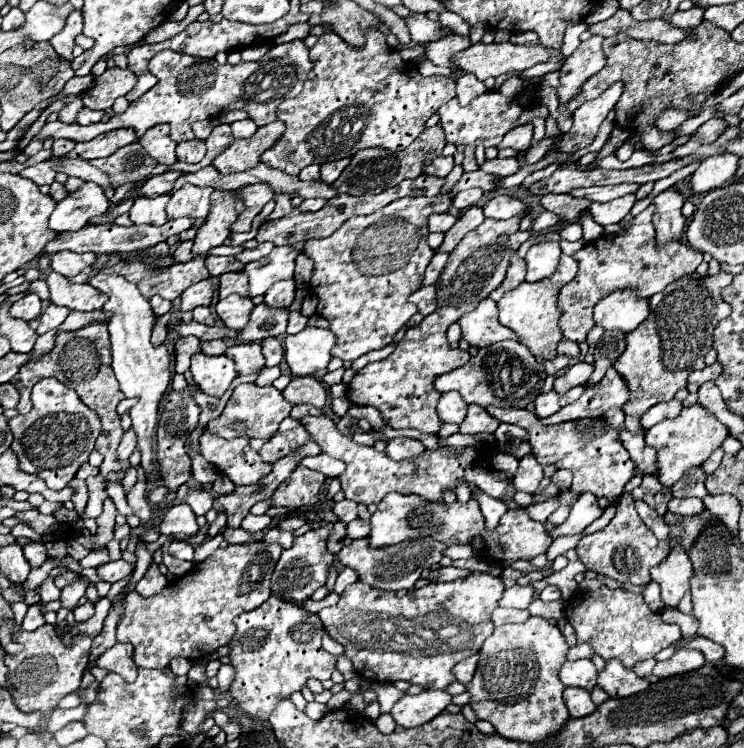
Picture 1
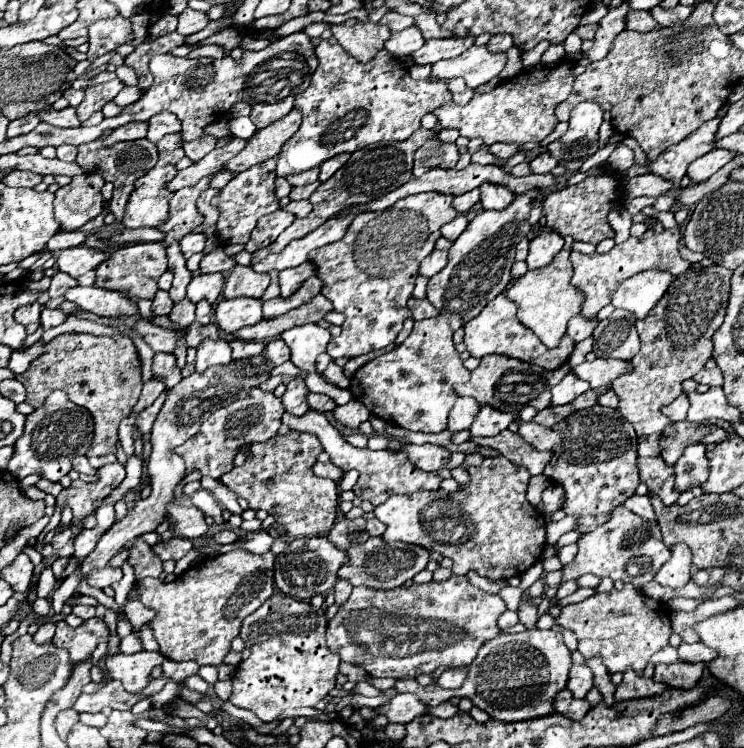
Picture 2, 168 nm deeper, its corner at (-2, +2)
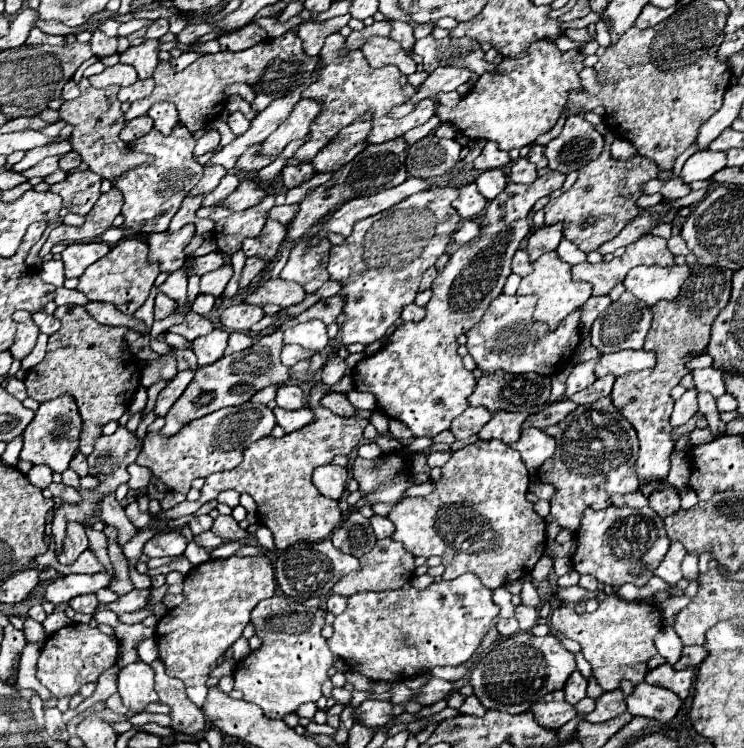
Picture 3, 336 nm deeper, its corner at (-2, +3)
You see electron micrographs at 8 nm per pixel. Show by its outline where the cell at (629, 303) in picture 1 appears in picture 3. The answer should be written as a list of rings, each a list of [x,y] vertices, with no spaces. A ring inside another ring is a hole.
[[[638,266],[632,268],[624,280],[626,290],[634,292],[642,302],[648,306],[656,304],[658,300],[674,300],[680,294],[684,282],[690,276],[690,266]]]

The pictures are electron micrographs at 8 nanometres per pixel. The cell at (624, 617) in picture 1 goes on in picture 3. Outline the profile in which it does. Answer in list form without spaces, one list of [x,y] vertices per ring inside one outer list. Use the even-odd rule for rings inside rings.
[[[610,594],[592,614],[576,614],[574,608],[562,606],[556,608],[550,614],[550,626],[582,646],[582,654],[592,664],[596,682],[602,686],[604,692],[610,692],[620,688],[622,680],[630,680],[634,684],[640,684],[644,680],[648,672],[646,662],[656,656],[654,636],[662,628],[662,618],[660,610],[654,604],[622,602],[616,594]]]

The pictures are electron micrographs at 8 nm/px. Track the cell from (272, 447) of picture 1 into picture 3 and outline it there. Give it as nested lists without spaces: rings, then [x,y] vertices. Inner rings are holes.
[[[342,376],[334,386],[326,386],[324,382],[318,382],[308,398],[308,408],[314,412],[316,420],[312,424],[306,424],[300,430],[294,430],[282,438],[262,438],[250,444],[244,450],[244,460],[240,466],[228,472],[210,474],[206,478],[206,484],[200,490],[200,498],[196,501],[188,501],[176,505],[174,508],[161,511],[155,517],[163,520],[175,520],[182,516],[194,514],[198,508],[214,500],[222,490],[236,490],[236,492],[248,492],[256,504],[258,524],[266,526],[274,534],[274,542],[278,550],[284,550],[296,542],[320,542],[322,538],[328,538],[332,530],[342,522],[342,512],[338,508],[338,502],[322,498],[318,490],[312,484],[312,472],[314,468],[322,464],[330,464],[334,456],[342,454],[348,456],[354,448],[362,444],[362,432],[368,426],[364,418],[342,418],[332,414],[328,408],[320,404],[320,400],[328,392],[350,392],[354,390],[354,382],[350,376]]]

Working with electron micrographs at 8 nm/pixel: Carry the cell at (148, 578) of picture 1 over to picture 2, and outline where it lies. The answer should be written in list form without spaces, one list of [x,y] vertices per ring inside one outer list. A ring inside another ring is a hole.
[[[136,541],[132,545],[128,561],[134,567],[138,581],[146,577],[160,577],[162,573],[162,561],[152,553],[152,547],[146,545],[144,541]]]

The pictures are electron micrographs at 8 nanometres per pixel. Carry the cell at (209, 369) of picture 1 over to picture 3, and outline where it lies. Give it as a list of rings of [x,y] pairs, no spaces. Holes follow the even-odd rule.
[[[216,328],[210,334],[196,338],[192,342],[192,350],[198,358],[198,366],[206,366],[206,364],[222,358],[226,344],[228,344],[228,332],[222,328]]]

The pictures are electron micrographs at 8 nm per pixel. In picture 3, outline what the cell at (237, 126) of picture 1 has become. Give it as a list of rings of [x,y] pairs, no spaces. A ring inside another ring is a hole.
[[[234,112],[234,114],[230,114],[230,118],[228,118],[228,126],[230,126],[230,130],[232,130],[236,136],[240,136],[240,134],[244,134],[244,132],[250,128],[250,122],[244,118],[242,112]]]

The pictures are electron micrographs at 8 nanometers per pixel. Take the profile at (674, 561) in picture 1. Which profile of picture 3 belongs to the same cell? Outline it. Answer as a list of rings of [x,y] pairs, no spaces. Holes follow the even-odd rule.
[[[670,542],[670,550],[664,556],[664,560],[660,562],[660,566],[656,568],[656,576],[662,578],[664,582],[668,582],[670,586],[678,584],[682,580],[682,558],[686,556],[686,548],[680,542]]]

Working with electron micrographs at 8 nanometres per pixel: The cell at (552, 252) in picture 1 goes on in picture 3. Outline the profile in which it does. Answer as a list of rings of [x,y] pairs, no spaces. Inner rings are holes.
[[[562,222],[552,224],[552,226],[536,228],[530,234],[530,238],[528,238],[526,252],[528,252],[530,260],[536,262],[542,254],[546,254],[550,250],[556,250],[556,246],[560,244],[560,240],[562,240]]]

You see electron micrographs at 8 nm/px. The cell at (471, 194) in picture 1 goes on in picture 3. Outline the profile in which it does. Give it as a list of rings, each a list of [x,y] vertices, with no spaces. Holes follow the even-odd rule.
[[[466,184],[460,188],[460,196],[452,202],[452,206],[458,210],[458,214],[464,220],[476,218],[484,208],[486,208],[488,200],[484,196],[480,196],[480,192],[476,190],[476,184]]]

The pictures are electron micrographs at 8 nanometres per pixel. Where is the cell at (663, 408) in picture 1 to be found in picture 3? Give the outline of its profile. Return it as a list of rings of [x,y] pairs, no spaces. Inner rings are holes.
[[[692,388],[692,390],[686,390],[682,394],[682,398],[676,400],[674,412],[672,412],[672,418],[670,418],[672,426],[682,426],[696,414],[696,410],[698,410],[698,398],[696,396],[698,396],[698,392]]]

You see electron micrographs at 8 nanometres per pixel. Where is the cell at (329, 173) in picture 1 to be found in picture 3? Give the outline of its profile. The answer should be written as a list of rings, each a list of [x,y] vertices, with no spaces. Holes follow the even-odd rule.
[[[372,112],[360,116],[360,120],[354,120],[354,124],[342,128],[342,132],[338,132],[338,136],[330,144],[326,144],[326,148],[322,148],[318,156],[314,156],[312,166],[316,168],[316,172],[336,172],[356,154],[360,154],[368,146],[366,138],[370,134],[370,120]]]

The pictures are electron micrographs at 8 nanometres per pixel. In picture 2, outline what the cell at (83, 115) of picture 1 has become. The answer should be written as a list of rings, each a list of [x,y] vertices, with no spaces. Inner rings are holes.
[[[66,107],[62,111],[56,111],[56,109],[42,111],[40,117],[42,117],[42,121],[46,121],[50,125],[58,125],[58,127],[80,127],[82,125],[74,107]]]

